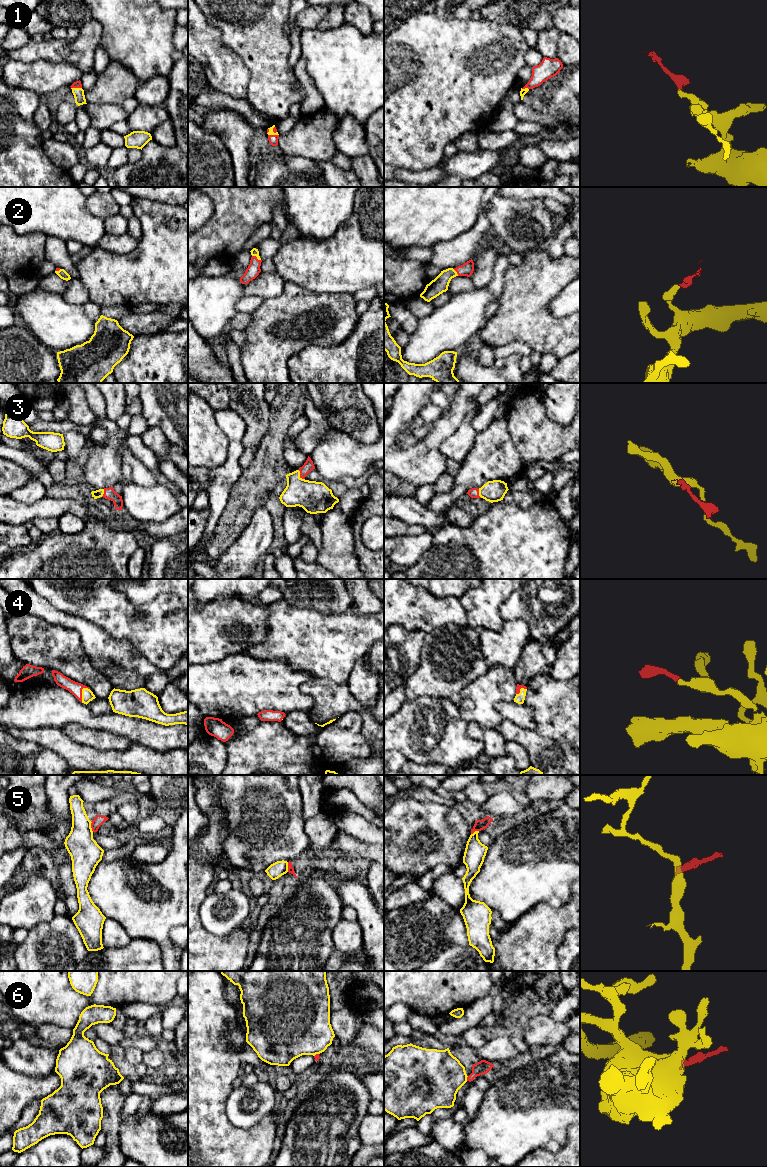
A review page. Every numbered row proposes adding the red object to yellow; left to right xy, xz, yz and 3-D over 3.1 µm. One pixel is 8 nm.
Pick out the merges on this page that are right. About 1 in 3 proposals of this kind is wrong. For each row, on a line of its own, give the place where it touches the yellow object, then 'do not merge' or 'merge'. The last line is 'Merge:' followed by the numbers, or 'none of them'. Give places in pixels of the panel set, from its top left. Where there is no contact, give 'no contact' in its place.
1: contact xy (76, 88); merge
2: contact xz (256, 256); merge
3: contact xz (299, 475); merge
4: contact xy (82, 692); merge
5: contact xy (90, 826); do not merge
6: contact yz (466, 1078); do not merge
Merge: 1, 2, 3, 4

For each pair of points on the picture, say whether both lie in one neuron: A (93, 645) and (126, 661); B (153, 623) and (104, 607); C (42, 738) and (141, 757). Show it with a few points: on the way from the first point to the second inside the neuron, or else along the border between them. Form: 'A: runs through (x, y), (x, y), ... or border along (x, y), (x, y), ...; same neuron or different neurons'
A: runs through (101, 649), (118, 661); same neuron
B: runs through (141, 623), (125, 623), (116, 615); same neuron
C: runs through (67, 749), (81, 758), (116, 759); same neuron

